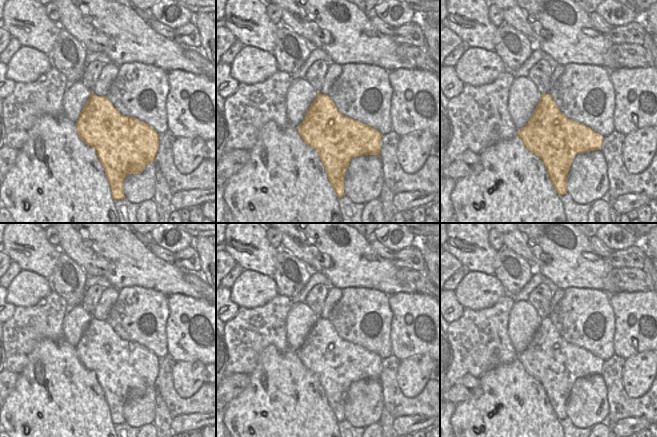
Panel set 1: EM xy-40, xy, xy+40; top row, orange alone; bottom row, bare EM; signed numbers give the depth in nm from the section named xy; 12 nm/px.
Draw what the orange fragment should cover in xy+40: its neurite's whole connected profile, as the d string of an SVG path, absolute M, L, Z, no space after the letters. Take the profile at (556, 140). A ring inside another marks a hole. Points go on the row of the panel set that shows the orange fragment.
M542 94L528 123L517 135L526 149L537 155L562 196L567 194L567 176L577 154L601 150L604 137L591 128L568 119L550 94Z

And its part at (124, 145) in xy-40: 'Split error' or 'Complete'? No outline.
Complete

